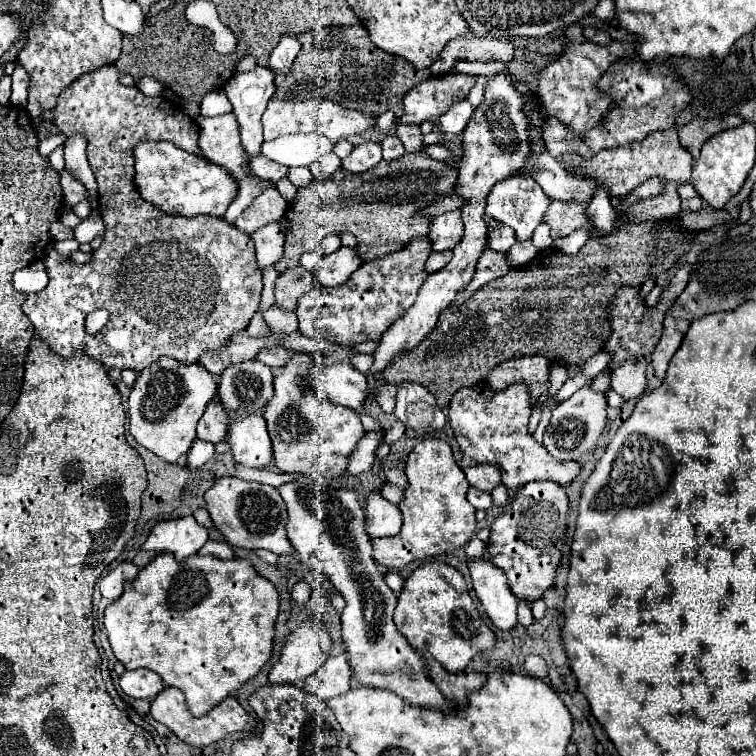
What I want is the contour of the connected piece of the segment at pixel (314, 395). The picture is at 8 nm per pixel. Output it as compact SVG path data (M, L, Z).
M310 354L294 356L274 378L274 396L266 404L264 412L274 448L274 466L280 472L296 472L314 480L336 478L346 472L348 458L364 436L364 428L358 412L336 406L322 394L308 388L304 376L310 374L312 366L314 358Z

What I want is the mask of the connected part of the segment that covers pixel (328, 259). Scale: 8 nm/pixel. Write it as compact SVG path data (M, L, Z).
M342 246L336 252L323 256L320 261L318 278L322 286L344 284L350 278L352 270L356 270L362 264L356 248L348 248L348 246Z

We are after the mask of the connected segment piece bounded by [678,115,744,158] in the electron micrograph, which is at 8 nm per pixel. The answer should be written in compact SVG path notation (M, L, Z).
M736 115L722 116L722 118L713 118L711 120L692 120L690 124L686 124L684 128L678 130L678 138L680 144L684 148L688 148L688 152L698 158L700 156L700 148L702 144L717 133L726 129L734 128L744 123L744 121Z

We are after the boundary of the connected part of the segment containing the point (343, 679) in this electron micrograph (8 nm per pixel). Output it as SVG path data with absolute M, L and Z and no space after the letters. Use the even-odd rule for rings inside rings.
M330 656L316 674L306 678L304 690L308 694L314 694L322 700L330 700L338 694L344 694L350 690L350 676L352 670L348 666L346 656Z

